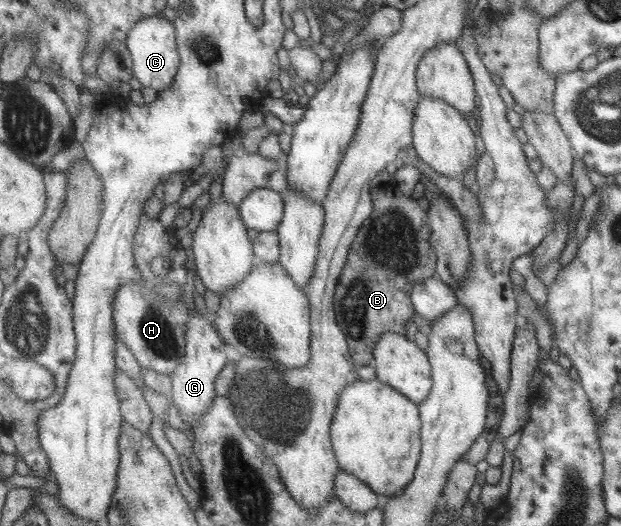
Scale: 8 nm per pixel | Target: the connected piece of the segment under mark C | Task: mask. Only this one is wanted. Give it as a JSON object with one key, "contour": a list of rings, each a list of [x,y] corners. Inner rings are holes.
{"contour":[[[150,16],[141,19],[130,31],[127,46],[135,59],[135,77],[144,87],[163,92],[175,83],[181,66],[176,26],[166,16]]]}

